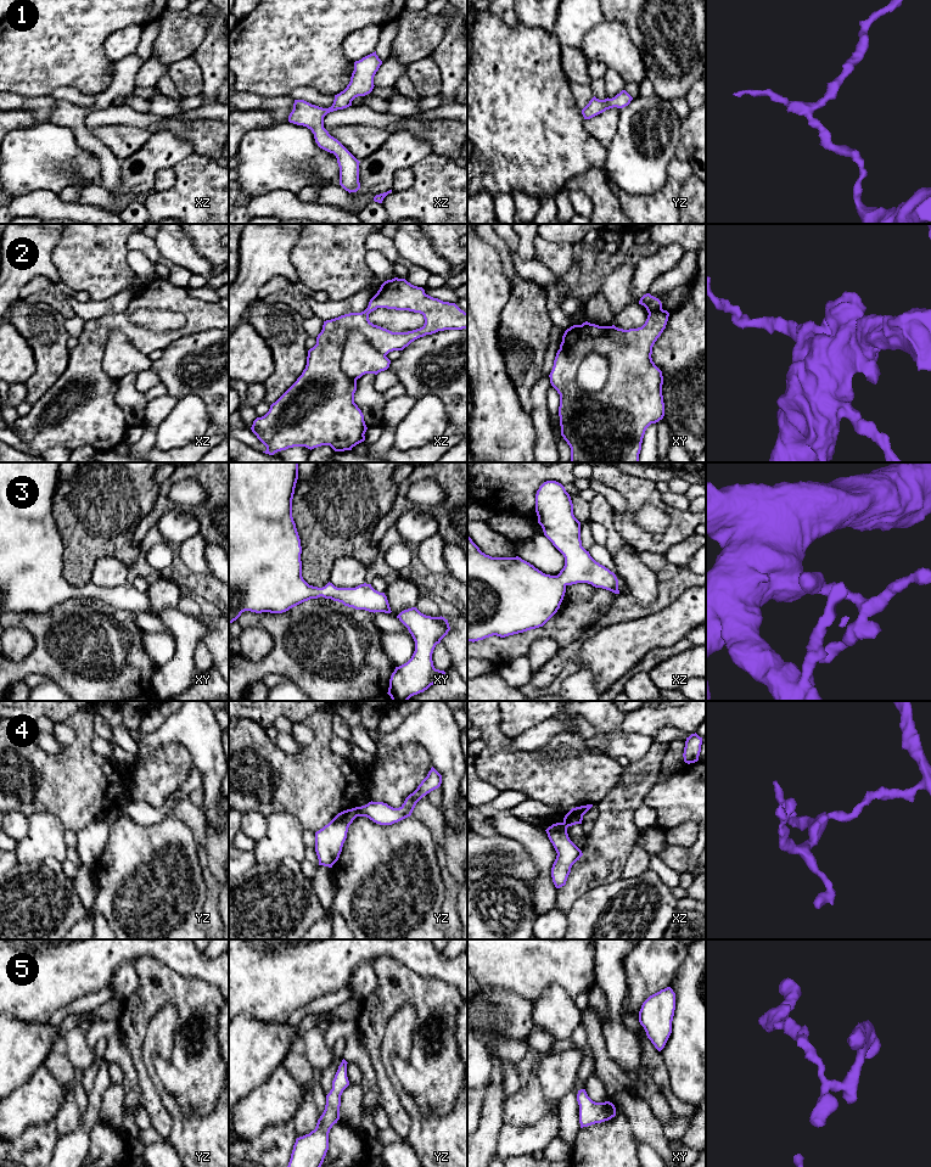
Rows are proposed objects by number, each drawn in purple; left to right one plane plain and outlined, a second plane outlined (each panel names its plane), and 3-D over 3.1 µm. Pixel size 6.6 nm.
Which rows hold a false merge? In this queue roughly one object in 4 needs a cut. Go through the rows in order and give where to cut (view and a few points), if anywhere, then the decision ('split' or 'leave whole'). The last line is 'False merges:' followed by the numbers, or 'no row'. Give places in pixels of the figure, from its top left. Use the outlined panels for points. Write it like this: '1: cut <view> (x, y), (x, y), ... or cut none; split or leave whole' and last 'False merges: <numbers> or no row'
1: cut none; leave whole
2: cut xy (598, 352), (587, 354), (578, 368), (577, 386), (584, 392); split
3: cut none; leave whole
4: cut yz (352, 808), (355, 817); split
5: cut none; leave whole
False merges: 2, 4

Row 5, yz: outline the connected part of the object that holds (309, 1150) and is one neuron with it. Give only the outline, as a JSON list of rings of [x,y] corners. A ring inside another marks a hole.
[[[343,1059],[338,1066],[315,1129],[296,1139],[287,1167],[321,1167],[329,1150],[330,1129],[340,1120],[341,1095],[349,1085],[347,1064]]]

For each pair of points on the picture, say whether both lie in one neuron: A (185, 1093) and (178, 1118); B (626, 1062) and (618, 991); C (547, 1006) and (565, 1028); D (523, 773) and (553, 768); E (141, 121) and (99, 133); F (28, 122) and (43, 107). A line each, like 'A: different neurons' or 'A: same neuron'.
A: different neurons
B: same neuron
C: same neuron
D: same neuron
E: different neurons
F: different neurons

